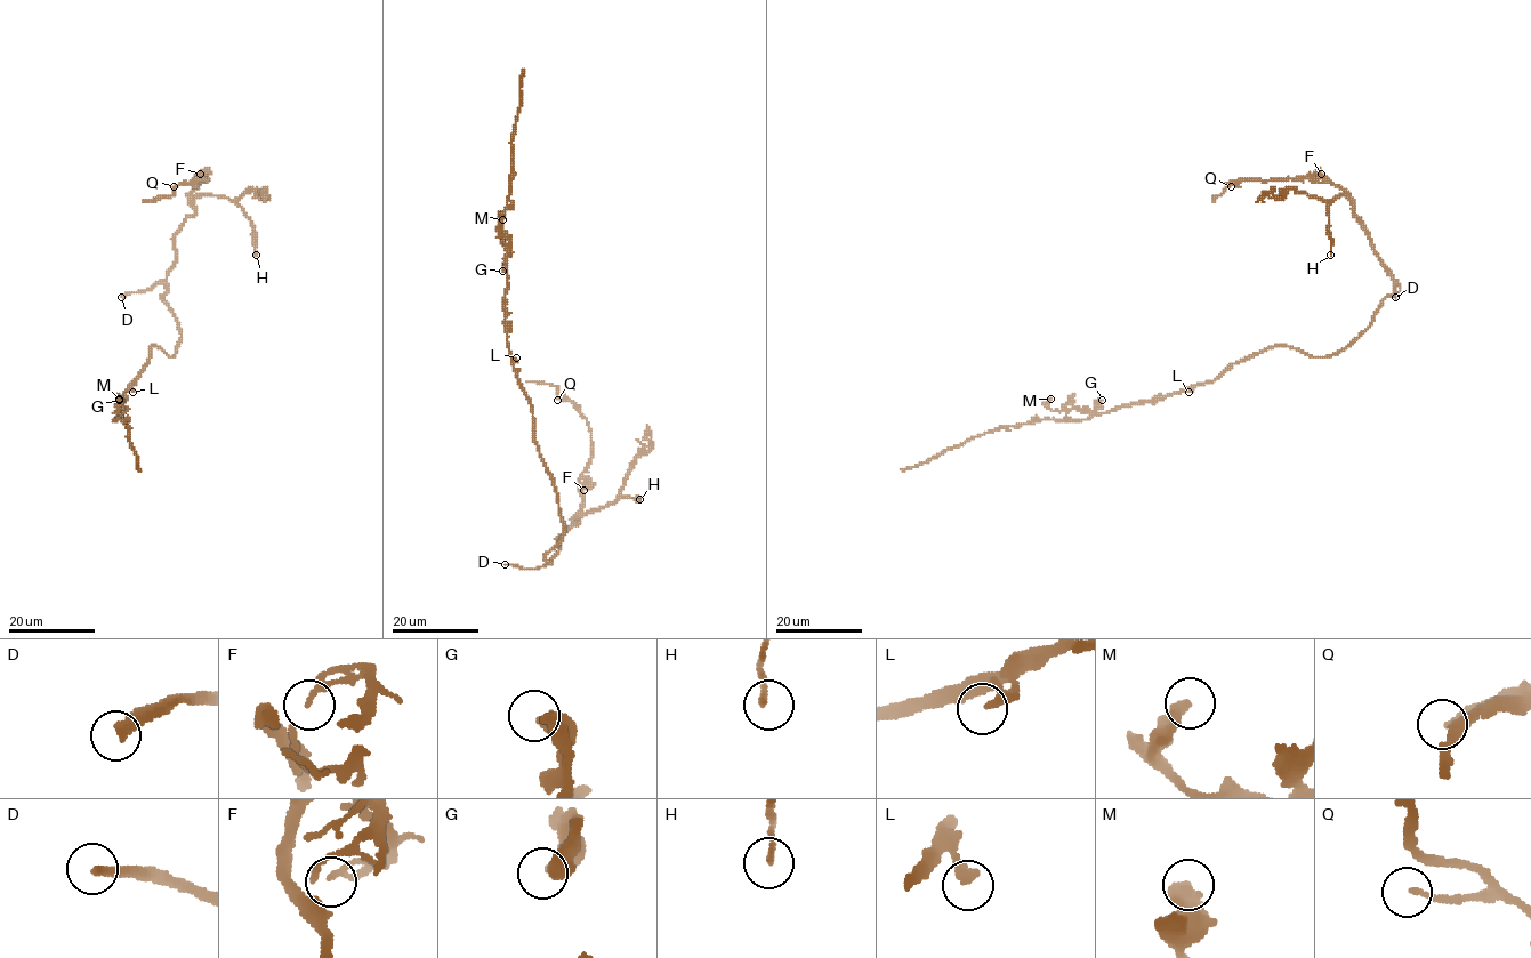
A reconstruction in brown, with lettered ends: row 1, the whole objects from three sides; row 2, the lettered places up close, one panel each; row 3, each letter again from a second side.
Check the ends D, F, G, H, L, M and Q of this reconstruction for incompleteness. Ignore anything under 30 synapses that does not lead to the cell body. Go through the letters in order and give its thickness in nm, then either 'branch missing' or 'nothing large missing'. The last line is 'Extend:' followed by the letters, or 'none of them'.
D: calibre 320 nm; branch missing
F: calibre 100 nm; nothing large missing
G: calibre 440 nm; nothing large missing
H: calibre 170 nm; nothing large missing
L: calibre 320 nm; nothing large missing
M: calibre 460 nm; nothing large missing
Q: calibre 140 nm; nothing large missing
Extend: D

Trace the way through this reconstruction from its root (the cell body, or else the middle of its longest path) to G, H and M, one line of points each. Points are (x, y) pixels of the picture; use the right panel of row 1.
G: (1299, 351), (1287, 346), (1266, 347), (1231, 364), (1213, 380), (1096, 413), (1102, 400)
H: (1299, 351), (1322, 357), (1344, 349), (1394, 291), (1393, 274), (1344, 195), (1328, 206), (1330, 255)
M: (1299, 351), (1287, 346), (1266, 347), (1231, 364), (1213, 380), (1108, 412), (1052, 410), (1047, 404), (1050, 399)

